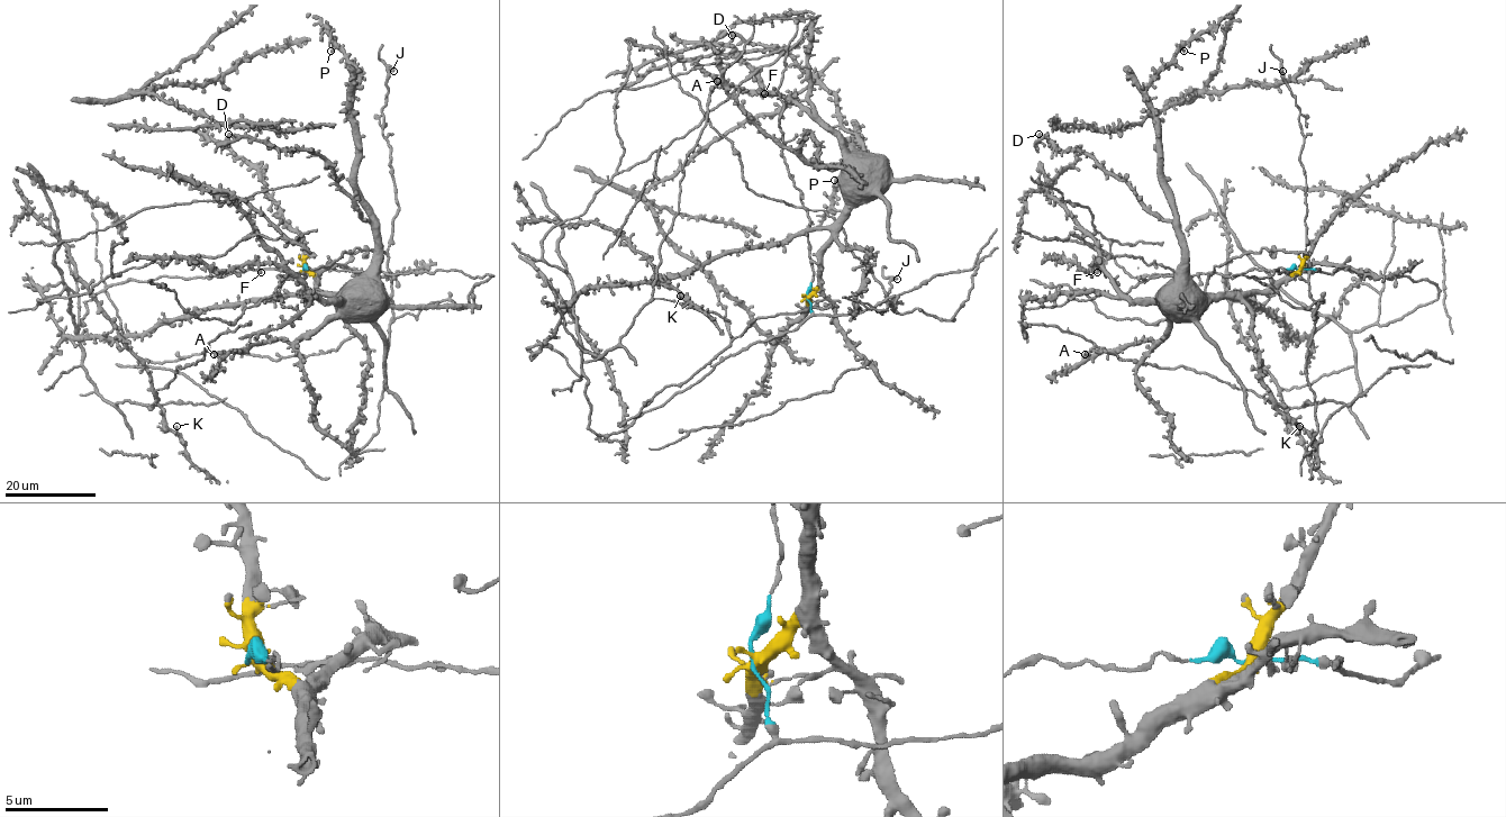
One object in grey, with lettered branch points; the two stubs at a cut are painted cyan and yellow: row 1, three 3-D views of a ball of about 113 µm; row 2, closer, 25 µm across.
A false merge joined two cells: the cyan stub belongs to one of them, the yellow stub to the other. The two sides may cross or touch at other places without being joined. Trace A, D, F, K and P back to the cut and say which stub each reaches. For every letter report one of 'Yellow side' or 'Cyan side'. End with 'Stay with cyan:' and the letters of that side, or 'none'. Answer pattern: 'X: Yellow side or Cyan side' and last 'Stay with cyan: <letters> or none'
A: Yellow side
D: Yellow side
F: Yellow side
K: Cyan side
P: Yellow side
Stay with cyan: K

